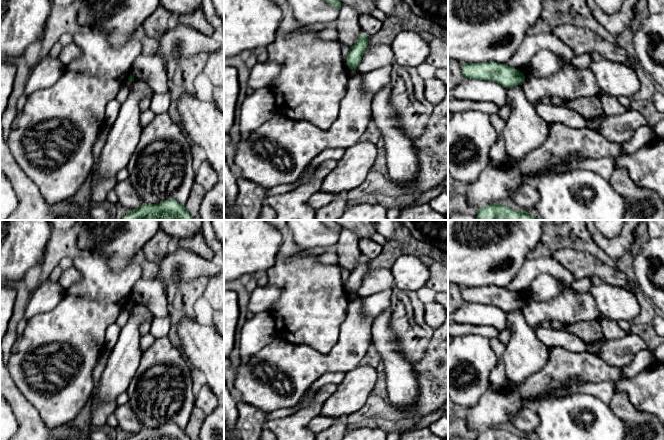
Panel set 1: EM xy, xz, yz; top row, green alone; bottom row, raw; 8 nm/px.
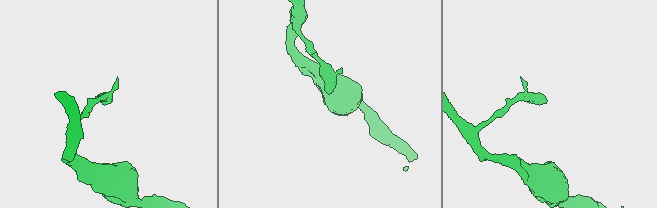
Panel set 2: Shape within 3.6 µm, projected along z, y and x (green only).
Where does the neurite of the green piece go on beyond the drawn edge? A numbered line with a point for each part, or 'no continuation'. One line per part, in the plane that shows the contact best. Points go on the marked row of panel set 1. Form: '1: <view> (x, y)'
no continuation

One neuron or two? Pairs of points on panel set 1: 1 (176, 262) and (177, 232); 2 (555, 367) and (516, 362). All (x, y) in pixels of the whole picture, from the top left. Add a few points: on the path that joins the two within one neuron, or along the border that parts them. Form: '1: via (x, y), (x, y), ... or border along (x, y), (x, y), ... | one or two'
1: border along (179, 241), (172, 242) | two
2: border along (549, 349), (544, 365), (525, 379) | two

